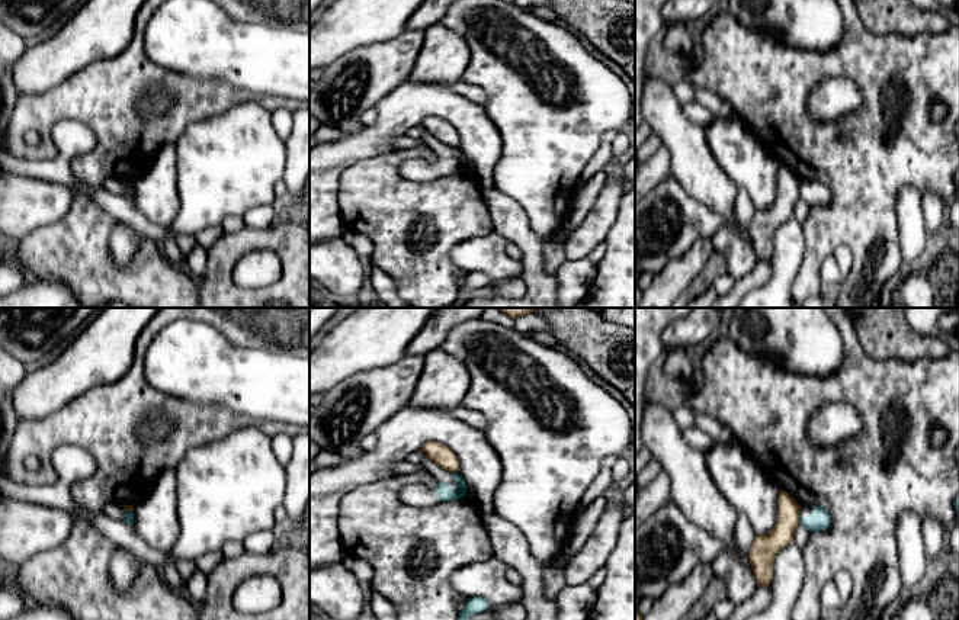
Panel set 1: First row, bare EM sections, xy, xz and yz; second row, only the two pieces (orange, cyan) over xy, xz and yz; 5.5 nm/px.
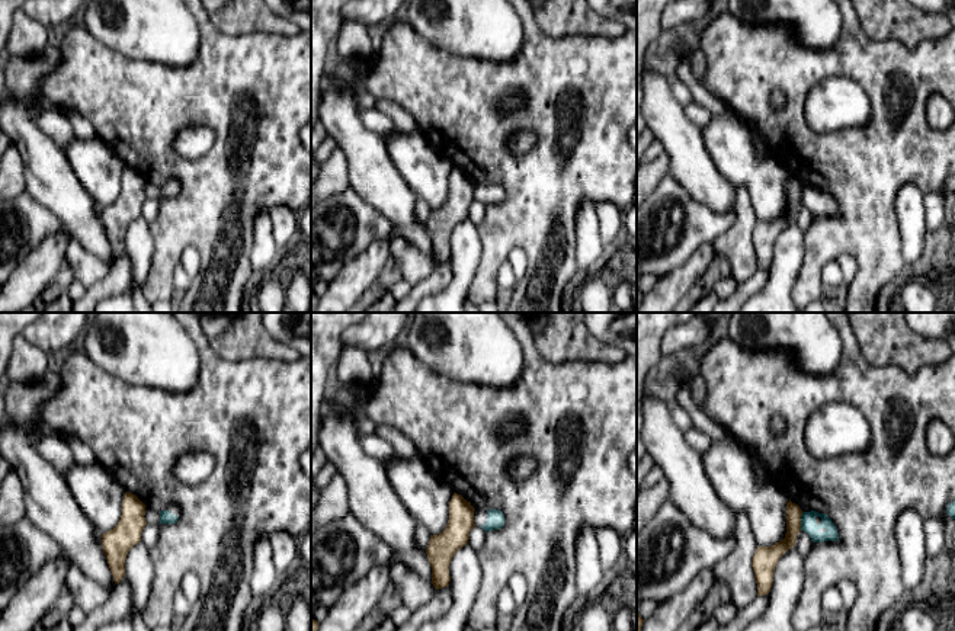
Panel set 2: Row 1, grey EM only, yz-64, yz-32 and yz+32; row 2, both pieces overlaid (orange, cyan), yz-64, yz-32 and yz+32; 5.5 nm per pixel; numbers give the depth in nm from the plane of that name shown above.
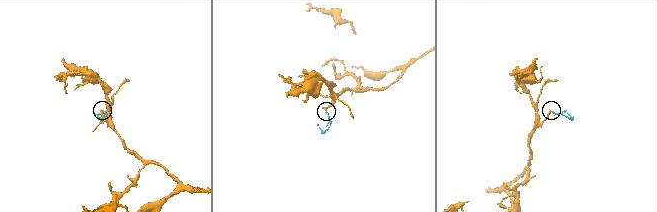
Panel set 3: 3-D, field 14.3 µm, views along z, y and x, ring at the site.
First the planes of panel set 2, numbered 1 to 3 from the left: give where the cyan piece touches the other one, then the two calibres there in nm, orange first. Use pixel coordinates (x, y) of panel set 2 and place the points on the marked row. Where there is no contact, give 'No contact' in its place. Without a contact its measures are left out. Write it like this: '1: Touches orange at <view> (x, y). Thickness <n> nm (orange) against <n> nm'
1: No contact
2: No contact
3: Touches orange at yz+32 (800, 521). Thickness 100 nm (orange) against 90 nm

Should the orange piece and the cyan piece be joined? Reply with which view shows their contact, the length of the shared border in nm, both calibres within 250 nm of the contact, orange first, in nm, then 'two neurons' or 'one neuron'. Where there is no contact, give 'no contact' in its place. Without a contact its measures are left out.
meets orange in yz; contact 100 nm long; 140 nm thick on the orange side, 110 nm on the other; two neurons

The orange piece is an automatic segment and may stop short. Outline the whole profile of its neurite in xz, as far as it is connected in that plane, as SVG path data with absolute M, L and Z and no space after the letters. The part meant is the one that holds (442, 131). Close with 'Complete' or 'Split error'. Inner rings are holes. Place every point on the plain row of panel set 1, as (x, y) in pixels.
M429 116L421 122L421 126L442 144L448 147L459 147L459 134L445 119Z. Complete

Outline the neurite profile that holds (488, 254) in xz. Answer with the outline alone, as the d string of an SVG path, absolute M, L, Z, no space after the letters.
M493 231L485 237L466 240L458 244L450 251L450 258L466 273L487 273L488 285L494 285L498 280L522 276L522 261L507 256L507 245L510 242L510 240Z

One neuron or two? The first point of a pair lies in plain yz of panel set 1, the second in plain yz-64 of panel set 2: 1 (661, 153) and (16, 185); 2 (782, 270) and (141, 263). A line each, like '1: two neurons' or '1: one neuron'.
1: one neuron
2: one neuron

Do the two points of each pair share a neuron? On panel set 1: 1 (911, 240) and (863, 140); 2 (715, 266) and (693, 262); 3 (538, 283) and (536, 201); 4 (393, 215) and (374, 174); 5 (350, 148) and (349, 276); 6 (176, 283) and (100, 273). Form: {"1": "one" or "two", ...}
{"1": "two", "2": "two", "3": "two", "4": "one", "5": "two", "6": "one"}

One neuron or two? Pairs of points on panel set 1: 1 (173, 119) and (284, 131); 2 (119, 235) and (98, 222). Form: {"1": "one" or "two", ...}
{"1": "two", "2": "two"}

